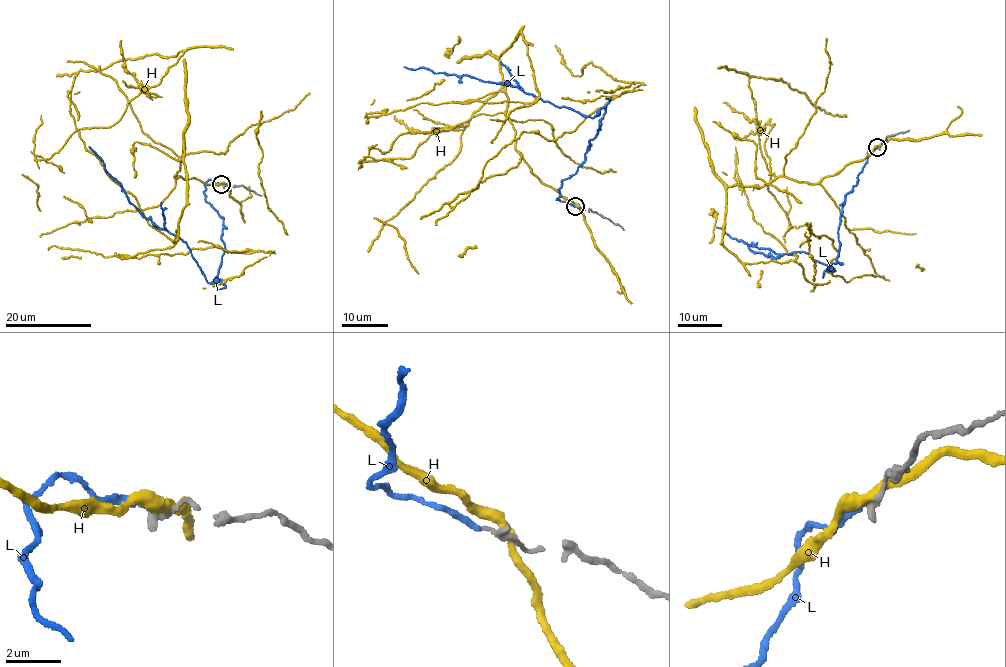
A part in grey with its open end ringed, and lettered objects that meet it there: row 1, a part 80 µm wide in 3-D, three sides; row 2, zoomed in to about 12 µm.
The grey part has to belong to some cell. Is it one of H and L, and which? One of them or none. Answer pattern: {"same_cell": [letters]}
{"same_cell": []}

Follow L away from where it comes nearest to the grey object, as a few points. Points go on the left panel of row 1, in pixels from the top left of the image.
L: (221, 184), (204, 184), (205, 200), (223, 219), (221, 280), (212, 283), (187, 244), (143, 217), (88, 146)

